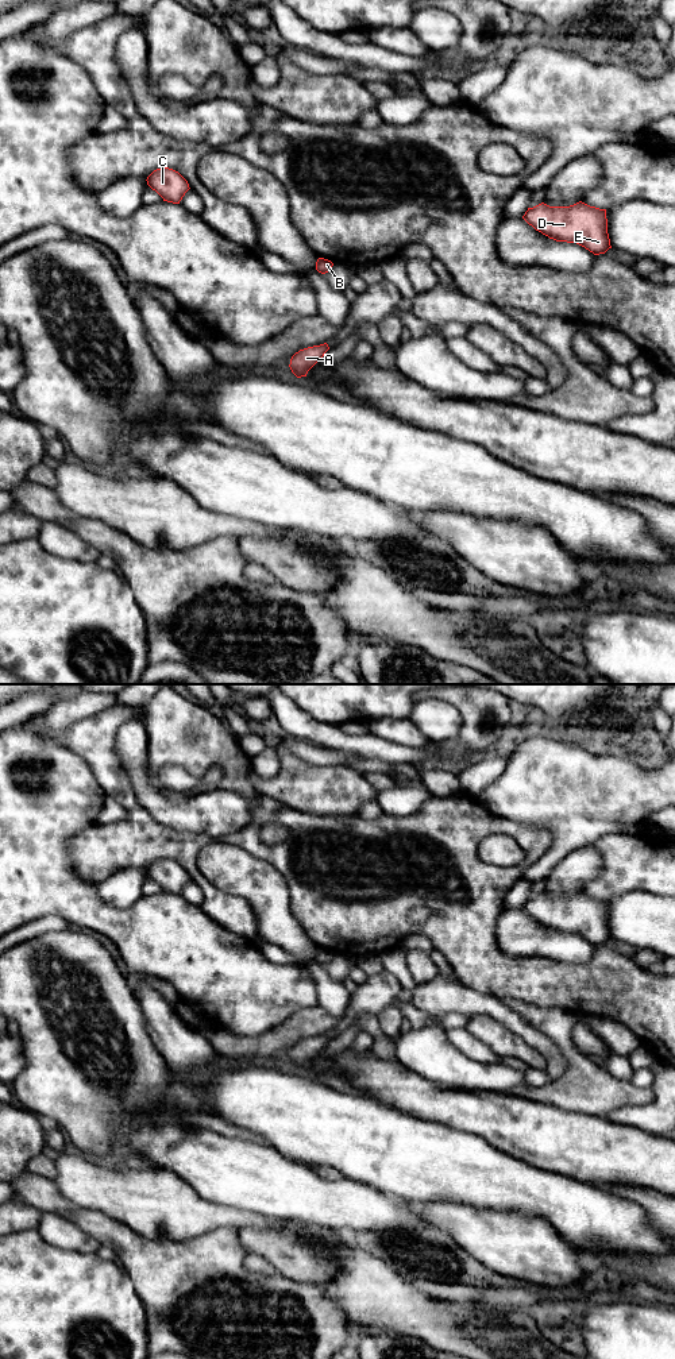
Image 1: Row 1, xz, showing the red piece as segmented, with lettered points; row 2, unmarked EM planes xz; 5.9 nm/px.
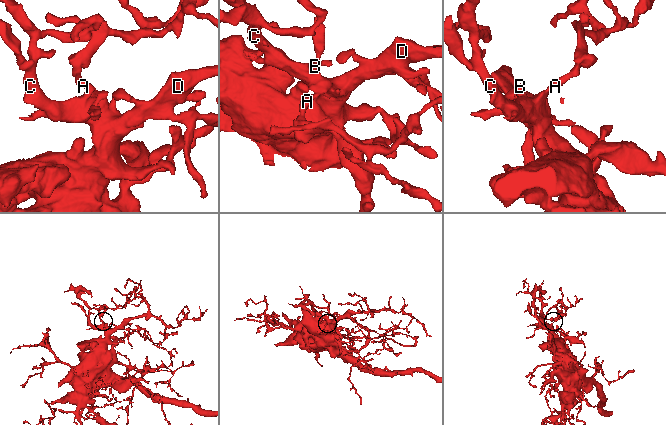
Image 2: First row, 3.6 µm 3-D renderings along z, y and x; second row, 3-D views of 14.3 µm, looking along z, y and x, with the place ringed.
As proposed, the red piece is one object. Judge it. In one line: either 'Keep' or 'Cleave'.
Keep

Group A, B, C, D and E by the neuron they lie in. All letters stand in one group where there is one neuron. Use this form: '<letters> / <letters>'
A B C D E

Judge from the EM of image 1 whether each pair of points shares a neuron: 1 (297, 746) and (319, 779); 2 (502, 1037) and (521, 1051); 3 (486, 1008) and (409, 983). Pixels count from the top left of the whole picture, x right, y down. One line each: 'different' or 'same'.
1: different
2: same
3: different

